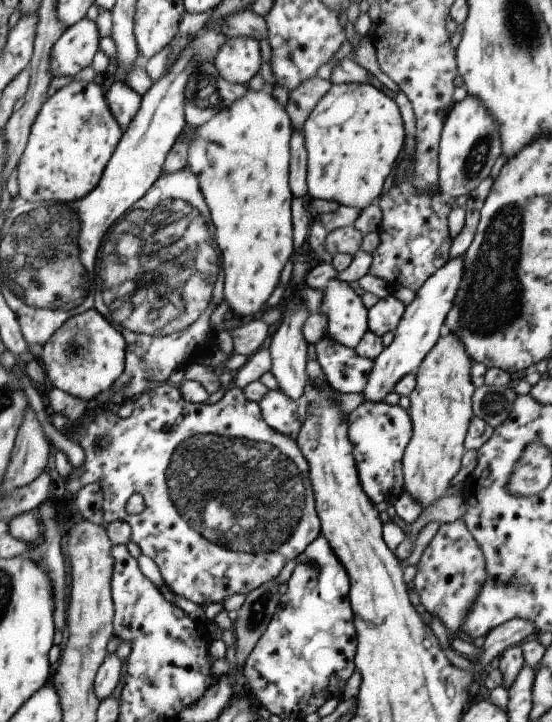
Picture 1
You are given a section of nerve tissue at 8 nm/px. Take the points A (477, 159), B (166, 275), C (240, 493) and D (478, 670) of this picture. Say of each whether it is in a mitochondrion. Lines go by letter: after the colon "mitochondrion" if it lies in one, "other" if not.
A: mitochondrion
B: mitochondrion
C: mitochondrion
D: other

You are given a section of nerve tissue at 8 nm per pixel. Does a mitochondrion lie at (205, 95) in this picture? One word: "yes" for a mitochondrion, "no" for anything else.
yes

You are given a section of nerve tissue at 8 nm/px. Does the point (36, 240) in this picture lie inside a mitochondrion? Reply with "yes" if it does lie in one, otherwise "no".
yes

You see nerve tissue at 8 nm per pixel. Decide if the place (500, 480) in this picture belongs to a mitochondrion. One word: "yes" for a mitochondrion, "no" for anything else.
no

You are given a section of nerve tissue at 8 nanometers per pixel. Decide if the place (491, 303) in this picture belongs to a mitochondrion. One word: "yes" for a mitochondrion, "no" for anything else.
yes

